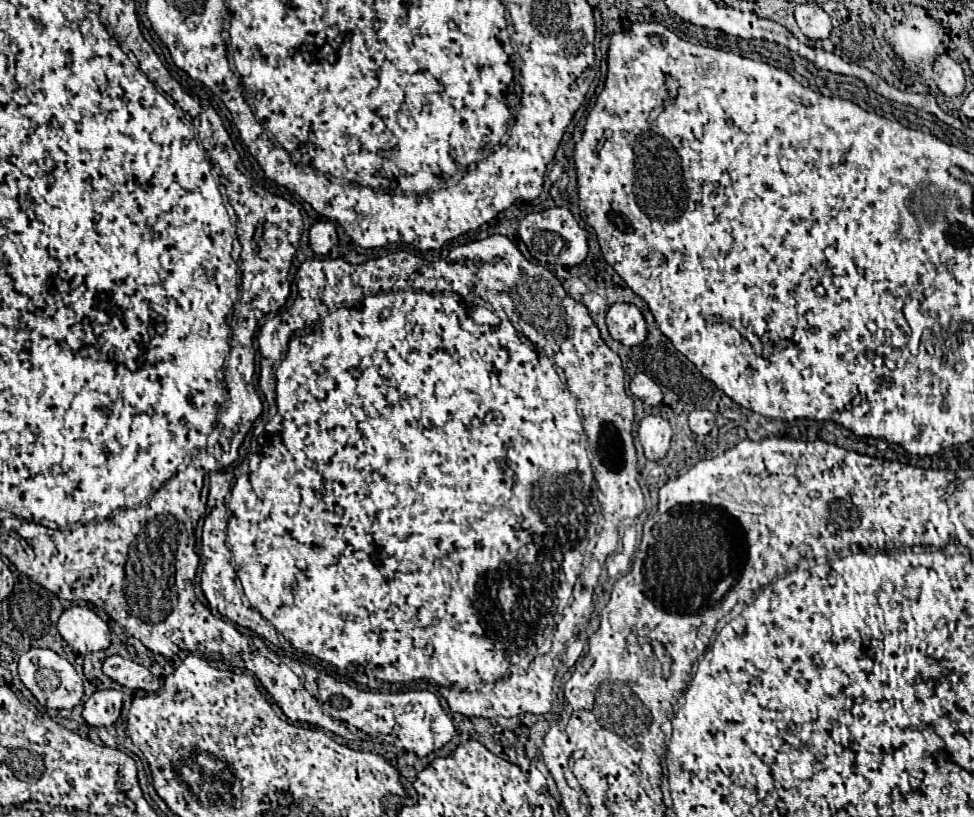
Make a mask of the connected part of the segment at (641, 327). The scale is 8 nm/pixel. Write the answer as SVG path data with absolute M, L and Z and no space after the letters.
M613 304L607 310L607 328L609 334L625 346L637 346L647 336L645 318L635 304Z

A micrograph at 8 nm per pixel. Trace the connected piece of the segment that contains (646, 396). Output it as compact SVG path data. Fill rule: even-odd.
M635 374L629 388L631 388L635 398L639 398L641 402L645 402L649 406L657 406L663 400L663 394L661 394L659 386L645 374Z

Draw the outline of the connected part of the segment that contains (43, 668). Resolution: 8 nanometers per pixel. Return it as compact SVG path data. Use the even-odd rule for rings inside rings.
M33 648L21 654L19 678L47 708L75 708L83 698L83 680L77 670L63 656L47 648Z

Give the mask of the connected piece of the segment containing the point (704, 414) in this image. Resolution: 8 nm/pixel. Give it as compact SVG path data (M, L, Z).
M693 410L689 414L689 428L697 434L697 436L705 436L711 432L715 424L715 416L709 410Z

